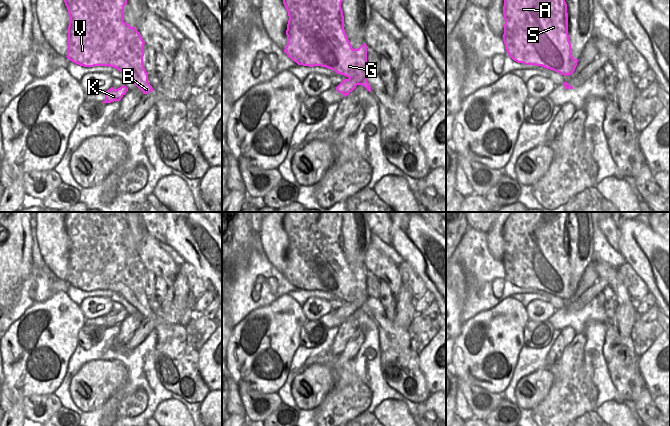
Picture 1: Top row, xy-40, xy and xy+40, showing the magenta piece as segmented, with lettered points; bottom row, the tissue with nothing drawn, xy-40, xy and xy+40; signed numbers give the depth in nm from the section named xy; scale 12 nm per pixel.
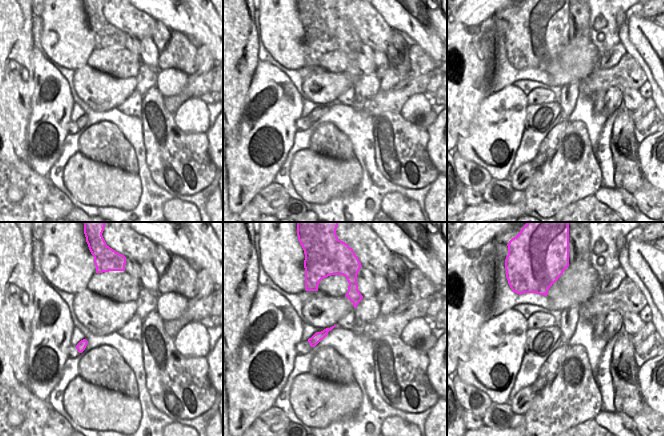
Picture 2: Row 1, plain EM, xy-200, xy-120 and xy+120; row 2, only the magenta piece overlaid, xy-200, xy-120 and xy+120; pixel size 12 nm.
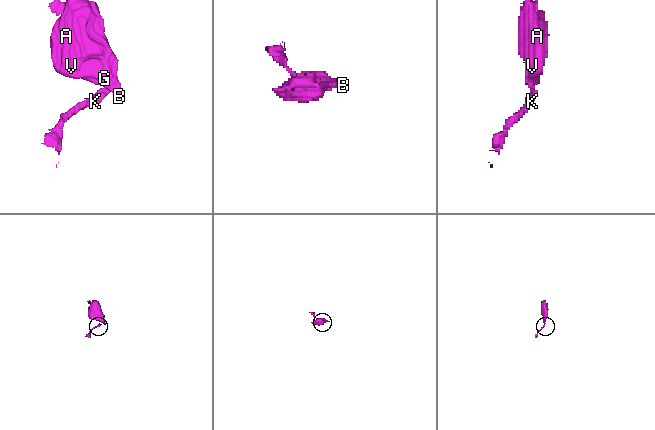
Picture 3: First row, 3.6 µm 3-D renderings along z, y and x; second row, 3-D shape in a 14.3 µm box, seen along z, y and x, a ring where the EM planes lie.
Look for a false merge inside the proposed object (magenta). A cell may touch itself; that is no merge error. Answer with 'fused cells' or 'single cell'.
fused cells

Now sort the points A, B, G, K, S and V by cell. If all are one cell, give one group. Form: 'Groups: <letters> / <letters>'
Groups: A B G S V / K

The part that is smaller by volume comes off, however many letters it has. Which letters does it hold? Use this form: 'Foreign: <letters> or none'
Foreign: K

